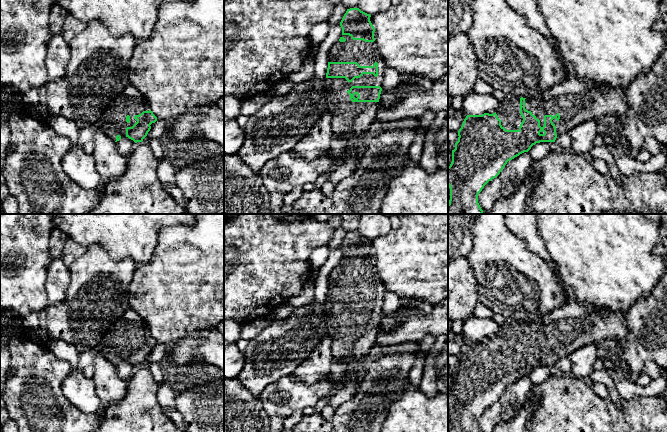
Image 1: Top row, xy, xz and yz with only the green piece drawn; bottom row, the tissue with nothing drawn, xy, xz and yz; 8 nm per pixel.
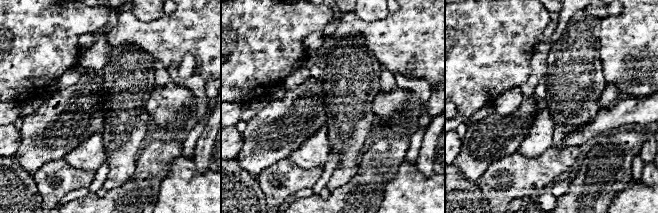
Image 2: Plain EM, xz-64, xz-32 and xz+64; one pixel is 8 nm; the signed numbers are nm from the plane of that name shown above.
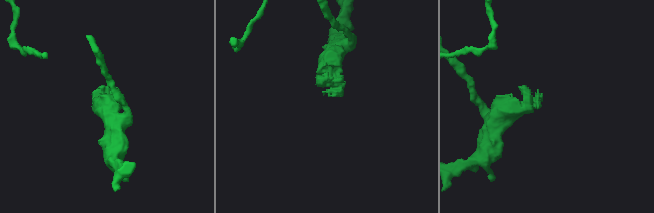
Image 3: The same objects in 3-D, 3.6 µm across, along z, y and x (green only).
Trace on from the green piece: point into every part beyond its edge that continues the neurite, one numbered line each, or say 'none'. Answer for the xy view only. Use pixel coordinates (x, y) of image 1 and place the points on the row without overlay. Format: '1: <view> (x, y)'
1: xy (130, 325)

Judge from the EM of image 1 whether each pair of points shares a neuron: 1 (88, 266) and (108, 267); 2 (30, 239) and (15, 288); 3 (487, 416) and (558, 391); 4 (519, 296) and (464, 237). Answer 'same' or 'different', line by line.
1: same
2: same
3: different
4: different

